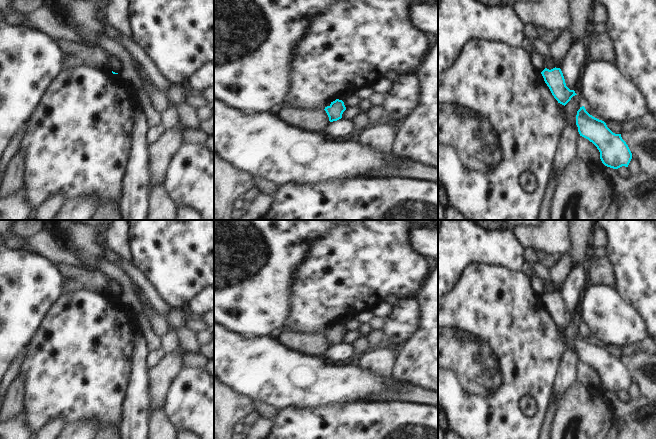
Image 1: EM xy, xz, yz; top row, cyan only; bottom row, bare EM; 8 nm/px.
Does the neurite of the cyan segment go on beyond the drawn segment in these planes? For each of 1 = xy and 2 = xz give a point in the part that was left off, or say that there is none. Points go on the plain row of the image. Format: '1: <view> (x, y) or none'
1: none
2: none

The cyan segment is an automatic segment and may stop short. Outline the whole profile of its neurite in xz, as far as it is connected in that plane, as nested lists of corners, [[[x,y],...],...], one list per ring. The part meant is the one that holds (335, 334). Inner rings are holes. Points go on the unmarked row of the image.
[[[336,323],[331,326],[331,328],[324,333],[329,341],[329,345],[337,345],[342,342],[343,336],[346,334],[344,326],[342,324]]]

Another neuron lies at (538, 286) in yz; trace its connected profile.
[[[534,275],[531,278],[531,285],[532,285],[532,290],[536,294],[542,296],[545,293],[545,283],[542,279],[537,277],[536,275]]]

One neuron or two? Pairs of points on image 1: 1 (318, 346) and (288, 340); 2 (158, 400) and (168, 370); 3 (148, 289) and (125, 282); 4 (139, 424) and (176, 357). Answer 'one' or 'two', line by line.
1: one
2: one
3: two
4: two

